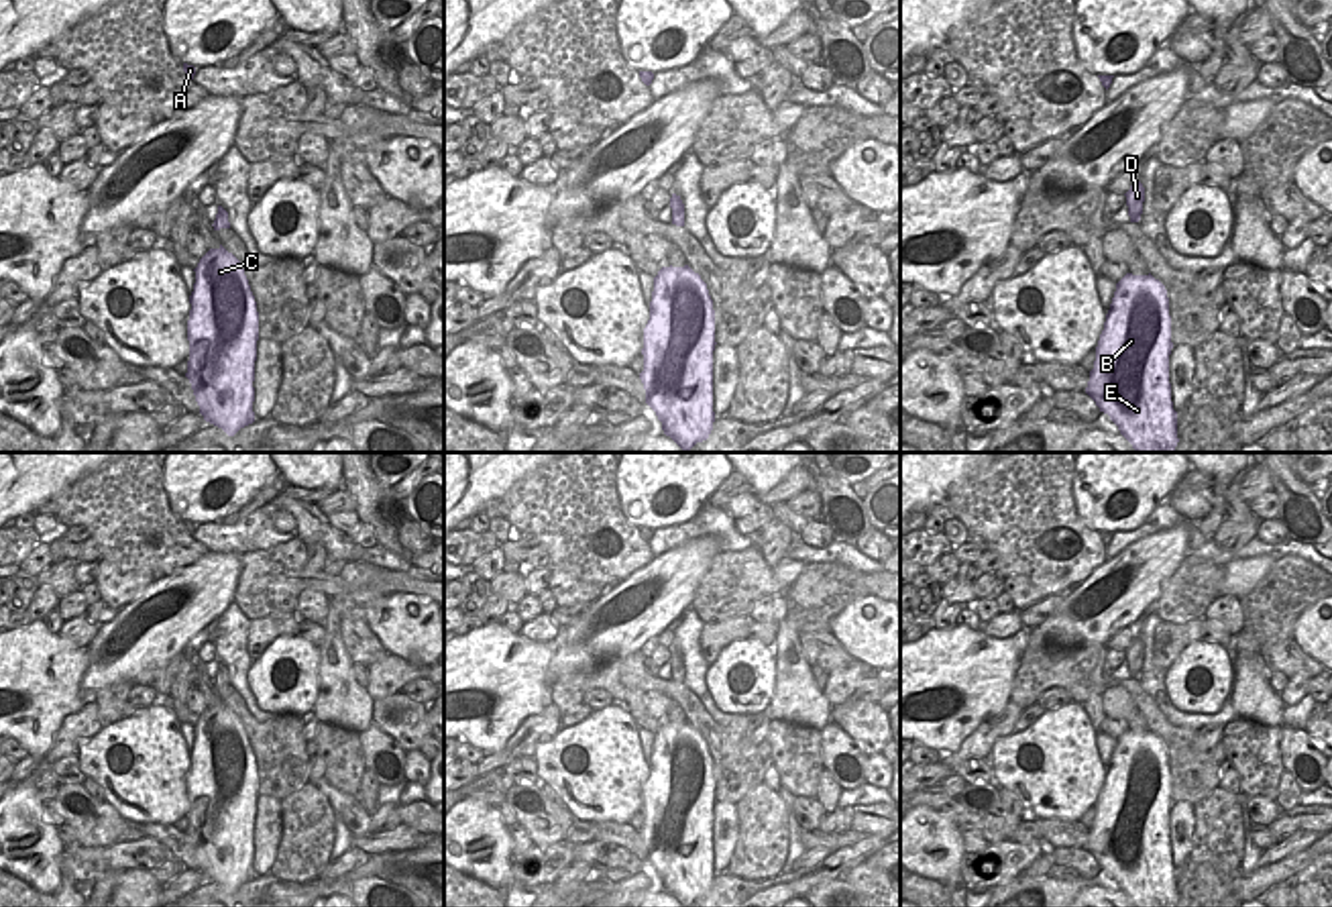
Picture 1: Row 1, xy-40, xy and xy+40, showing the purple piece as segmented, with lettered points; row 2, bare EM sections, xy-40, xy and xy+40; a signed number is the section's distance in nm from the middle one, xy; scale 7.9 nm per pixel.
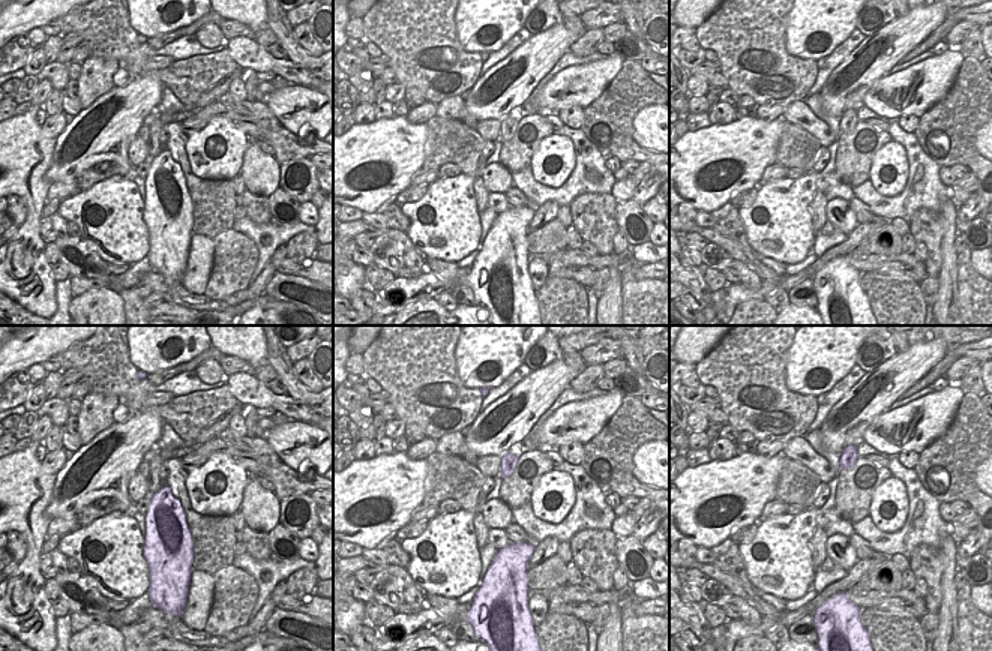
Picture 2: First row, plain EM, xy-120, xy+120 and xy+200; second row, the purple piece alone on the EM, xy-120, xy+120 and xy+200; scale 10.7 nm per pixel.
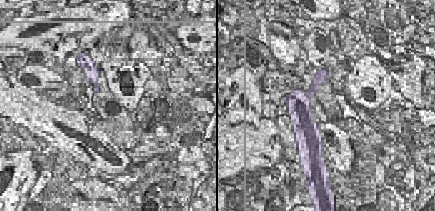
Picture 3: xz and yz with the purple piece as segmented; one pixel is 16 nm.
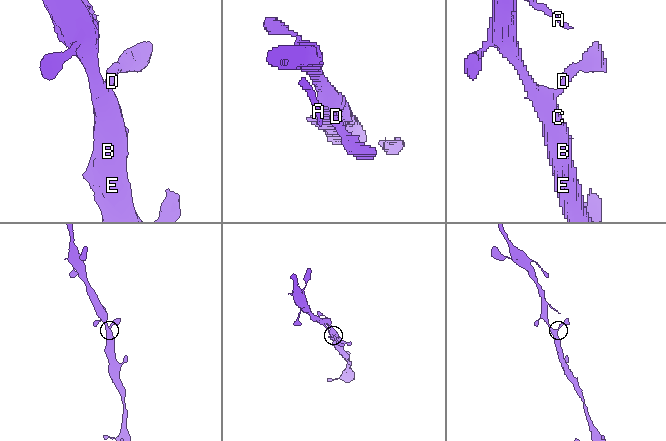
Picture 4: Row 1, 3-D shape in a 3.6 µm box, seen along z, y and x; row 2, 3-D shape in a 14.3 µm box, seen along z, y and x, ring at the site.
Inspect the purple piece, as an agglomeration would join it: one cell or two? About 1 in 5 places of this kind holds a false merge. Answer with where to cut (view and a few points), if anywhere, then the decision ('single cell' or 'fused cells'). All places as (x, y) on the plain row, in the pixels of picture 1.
cut none; single cell

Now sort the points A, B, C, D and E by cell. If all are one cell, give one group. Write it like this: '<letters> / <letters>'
A B C D E

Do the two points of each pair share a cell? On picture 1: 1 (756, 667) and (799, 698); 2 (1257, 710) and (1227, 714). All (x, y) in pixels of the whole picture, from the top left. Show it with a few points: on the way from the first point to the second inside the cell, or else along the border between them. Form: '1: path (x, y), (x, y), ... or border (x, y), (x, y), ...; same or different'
1: border (776, 655), (776, 687), (764, 710); different
2: border (1231, 691), (1231, 704), (1241, 718); different

